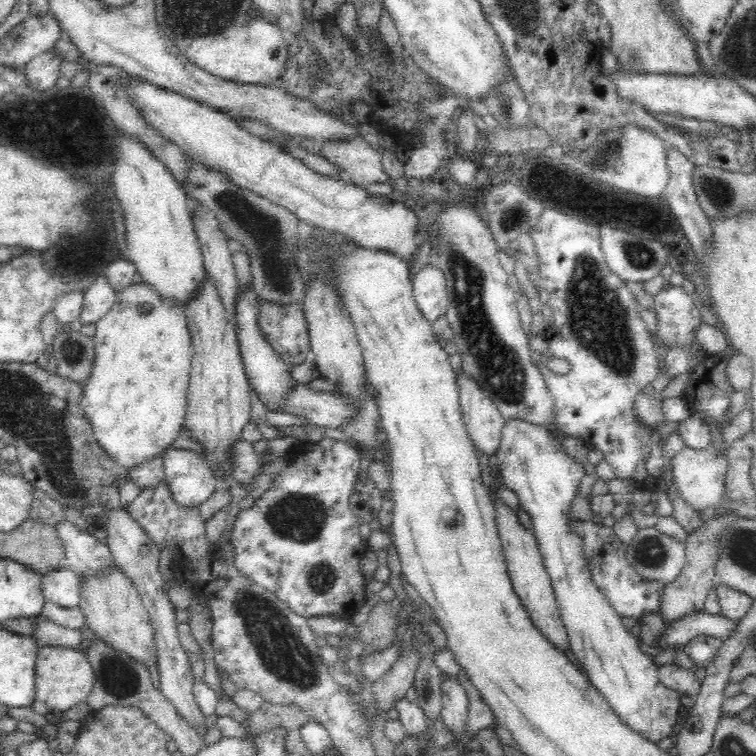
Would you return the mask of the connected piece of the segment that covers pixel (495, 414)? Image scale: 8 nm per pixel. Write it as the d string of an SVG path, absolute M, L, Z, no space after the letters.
M456 366L458 400L463 423L473 444L486 455L495 455L502 438L504 418L494 401Z

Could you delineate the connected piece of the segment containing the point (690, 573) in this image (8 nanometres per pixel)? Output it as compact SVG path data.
M733 512L722 514L720 518L712 518L712 520L706 520L706 522L702 521L698 530L688 534L688 538L684 542L686 562L684 562L680 574L672 582L665 585L664 592L660 597L660 608L658 608L660 612L658 612L658 615L664 622L676 621L688 614L704 610L706 595L717 580L715 566L721 551L719 536L726 530L730 522L738 517L740 516L733 514Z

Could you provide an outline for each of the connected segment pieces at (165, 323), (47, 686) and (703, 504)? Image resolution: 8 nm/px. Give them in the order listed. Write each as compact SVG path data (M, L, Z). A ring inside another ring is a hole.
M143 282L141 284L128 285L126 288L117 291L115 295L116 300L112 308L106 313L106 316L103 316L95 322L95 333L91 336L95 346L95 355L89 377L81 386L79 407L82 409L84 417L86 417L91 424L93 435L96 437L102 450L118 466L127 468L129 472L133 468L136 468L136 466L139 466L139 464L142 464L142 462L148 462L148 460L152 460L154 456L161 455L169 448L170 444L180 436L180 428L182 428L184 424L188 405L187 394L193 356L193 344L184 309L175 304L175 302L166 302L157 294L156 289L152 288L148 283Z
M62 646L40 647L35 664L35 698L48 706L52 717L61 715L62 712L76 706L79 702L85 702L94 688L94 670L84 650Z
M688 445L676 453L670 463L671 481L680 498L689 504L696 512L706 510L719 503L724 492L727 473L727 458L722 452L713 448L696 450Z

